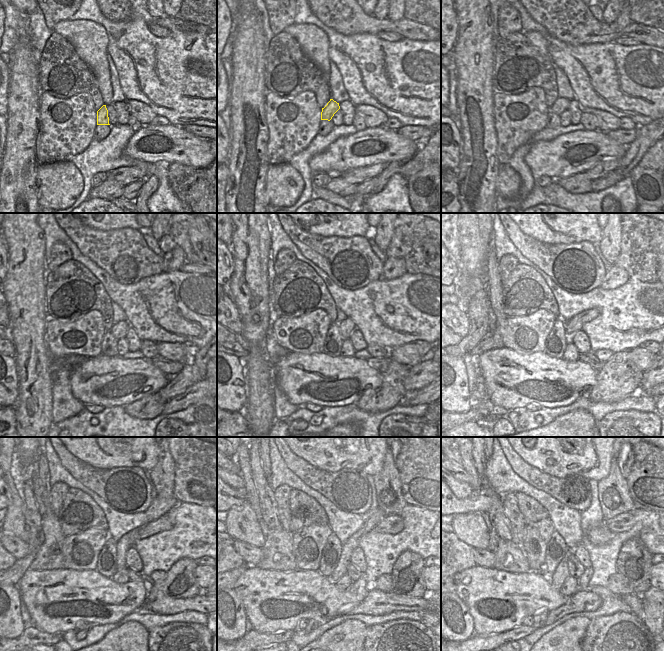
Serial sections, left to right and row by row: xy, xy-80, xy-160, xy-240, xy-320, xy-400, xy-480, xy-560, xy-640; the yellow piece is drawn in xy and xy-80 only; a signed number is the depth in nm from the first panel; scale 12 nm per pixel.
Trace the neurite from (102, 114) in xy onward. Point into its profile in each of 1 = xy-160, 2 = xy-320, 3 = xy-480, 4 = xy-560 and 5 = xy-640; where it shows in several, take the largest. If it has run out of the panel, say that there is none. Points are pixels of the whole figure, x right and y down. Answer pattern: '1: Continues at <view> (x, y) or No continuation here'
1: Continues at xy-160 (560, 105)
2: Continues at xy-320 (346, 327)
3: Continues at xy-480 (162, 524)
4: Continues at xy-560 (392, 524)
5: Continues at xy-640 (623, 522).

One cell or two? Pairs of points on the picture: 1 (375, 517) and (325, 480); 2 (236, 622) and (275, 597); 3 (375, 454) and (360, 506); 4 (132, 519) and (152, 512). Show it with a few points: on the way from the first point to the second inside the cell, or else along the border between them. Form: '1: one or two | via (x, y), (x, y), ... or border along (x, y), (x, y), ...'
1: two | border along (368, 511), (362, 515)
2: two | border along (237, 594), (248, 619)
3: two | border along (345, 467), (358, 469), (367, 475)
4: two | border along (144, 513), (147, 522)

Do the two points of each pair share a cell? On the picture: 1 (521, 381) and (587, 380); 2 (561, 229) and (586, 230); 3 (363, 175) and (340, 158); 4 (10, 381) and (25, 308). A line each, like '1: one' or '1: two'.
1: one
2: one
3: two
4: two

